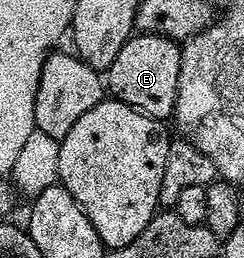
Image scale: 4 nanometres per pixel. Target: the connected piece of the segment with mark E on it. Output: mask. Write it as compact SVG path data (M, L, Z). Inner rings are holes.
M146 32L134 34L123 46L123 50L115 54L115 62L111 62L108 72L104 73L103 80L107 85L108 95L147 114L152 120L168 121L173 115L179 90L180 61L178 41Z

